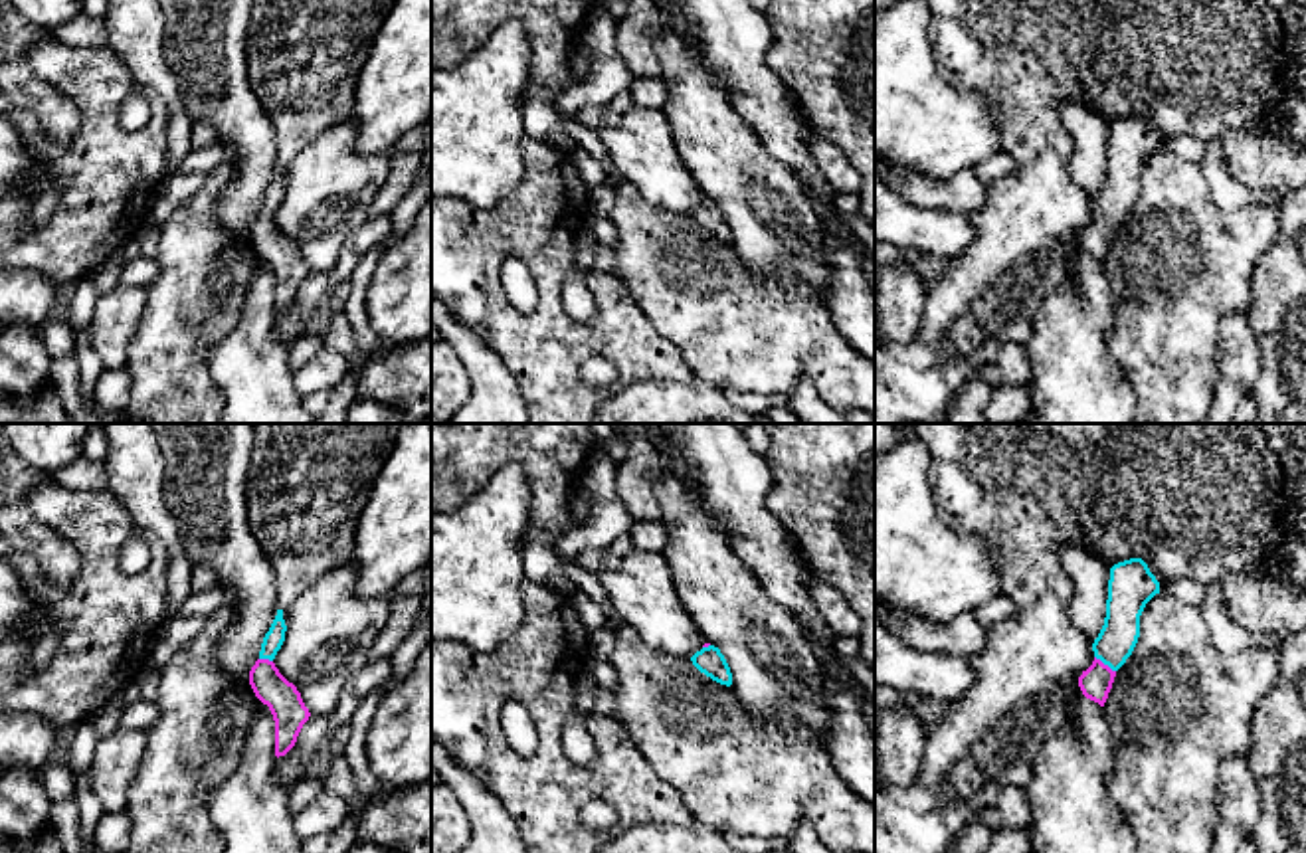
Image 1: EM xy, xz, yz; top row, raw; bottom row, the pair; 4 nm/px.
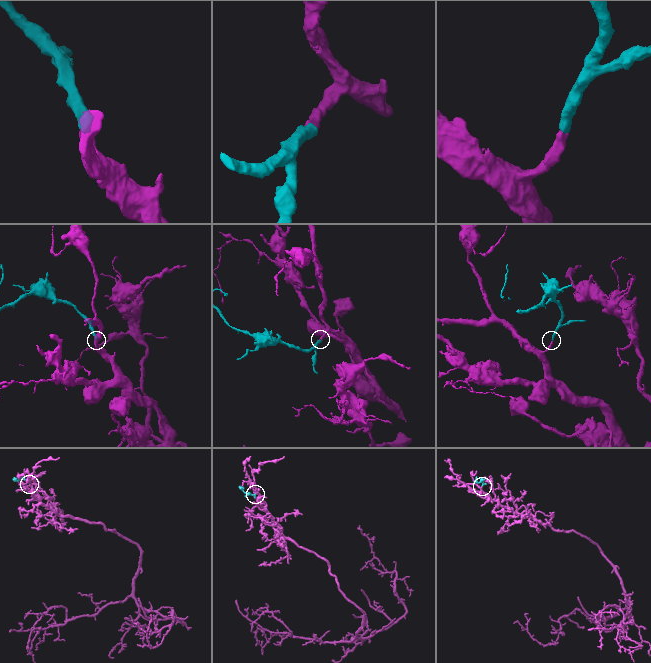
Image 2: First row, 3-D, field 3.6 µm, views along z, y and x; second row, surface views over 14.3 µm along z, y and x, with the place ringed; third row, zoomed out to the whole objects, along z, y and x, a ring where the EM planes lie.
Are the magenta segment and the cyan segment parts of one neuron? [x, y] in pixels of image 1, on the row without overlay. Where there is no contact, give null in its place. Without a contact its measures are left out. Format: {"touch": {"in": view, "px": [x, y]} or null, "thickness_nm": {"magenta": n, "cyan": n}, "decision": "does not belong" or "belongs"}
{"touch": {"in": "yz", "px": [1103, 220]}, "thickness_nm": {"magenta": 130, "cyan": 160}, "decision": "belongs"}

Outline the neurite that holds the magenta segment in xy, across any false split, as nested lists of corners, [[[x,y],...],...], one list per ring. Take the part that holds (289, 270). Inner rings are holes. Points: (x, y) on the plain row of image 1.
[[[283,166],[277,172],[263,194],[259,216],[249,228],[249,241],[255,253],[269,263],[275,277],[275,313],[285,313],[297,299],[303,281],[311,269],[305,263],[301,249],[289,239],[273,216],[285,198]]]

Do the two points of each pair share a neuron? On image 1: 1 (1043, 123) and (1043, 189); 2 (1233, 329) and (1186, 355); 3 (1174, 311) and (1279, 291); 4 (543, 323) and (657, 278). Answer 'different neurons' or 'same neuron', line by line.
1: different neurons
2: different neurons
3: different neurons
4: different neurons

